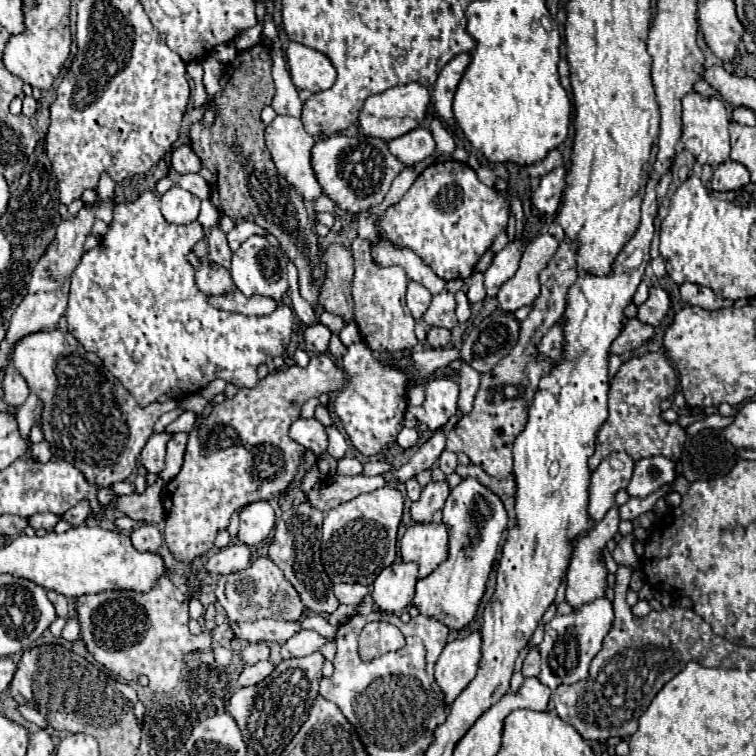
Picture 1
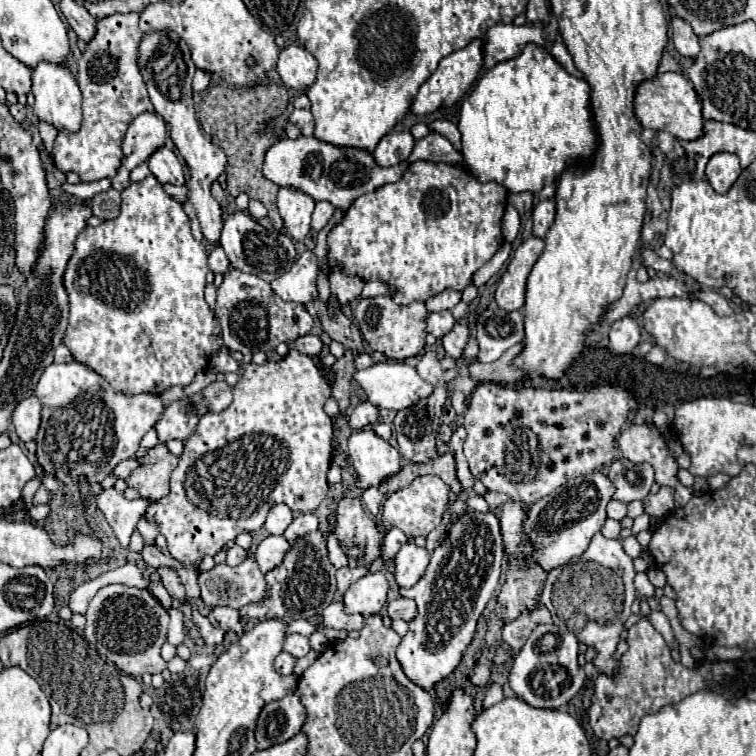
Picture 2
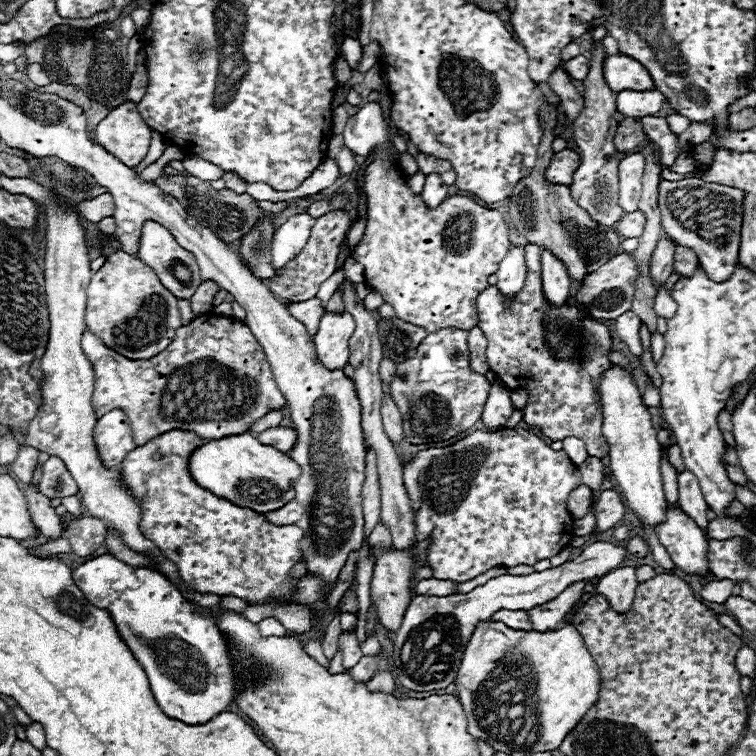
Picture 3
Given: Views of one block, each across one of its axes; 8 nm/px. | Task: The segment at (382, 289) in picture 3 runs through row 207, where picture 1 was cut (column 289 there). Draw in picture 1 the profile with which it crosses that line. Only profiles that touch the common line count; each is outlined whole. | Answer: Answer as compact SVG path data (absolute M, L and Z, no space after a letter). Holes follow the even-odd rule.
M318 354L310 358L310 364L306 368L290 366L286 370L278 370L278 374L268 374L254 388L240 388L234 398L216 404L210 416L204 418L200 426L188 432L184 466L180 474L162 490L162 504L166 514L164 538L176 558L194 560L202 552L208 552L214 546L216 534L228 526L234 510L250 502L270 500L292 482L304 448L288 436L290 424L300 416L300 408L308 398L340 390L342 384L344 372L338 368L338 364L326 354Z

